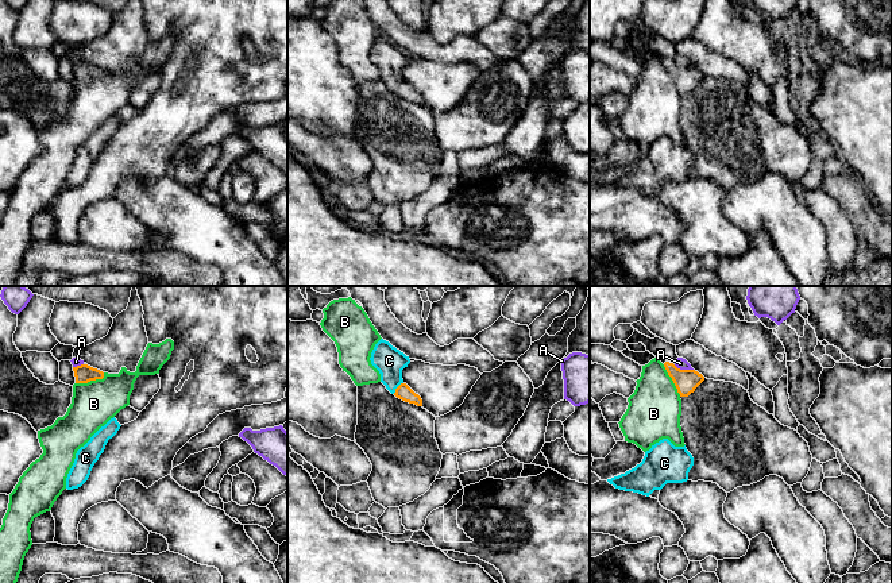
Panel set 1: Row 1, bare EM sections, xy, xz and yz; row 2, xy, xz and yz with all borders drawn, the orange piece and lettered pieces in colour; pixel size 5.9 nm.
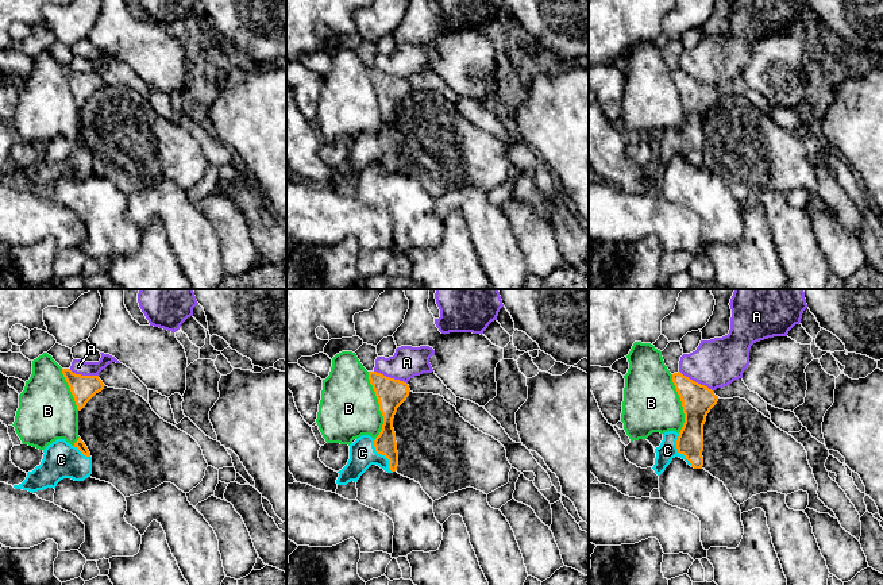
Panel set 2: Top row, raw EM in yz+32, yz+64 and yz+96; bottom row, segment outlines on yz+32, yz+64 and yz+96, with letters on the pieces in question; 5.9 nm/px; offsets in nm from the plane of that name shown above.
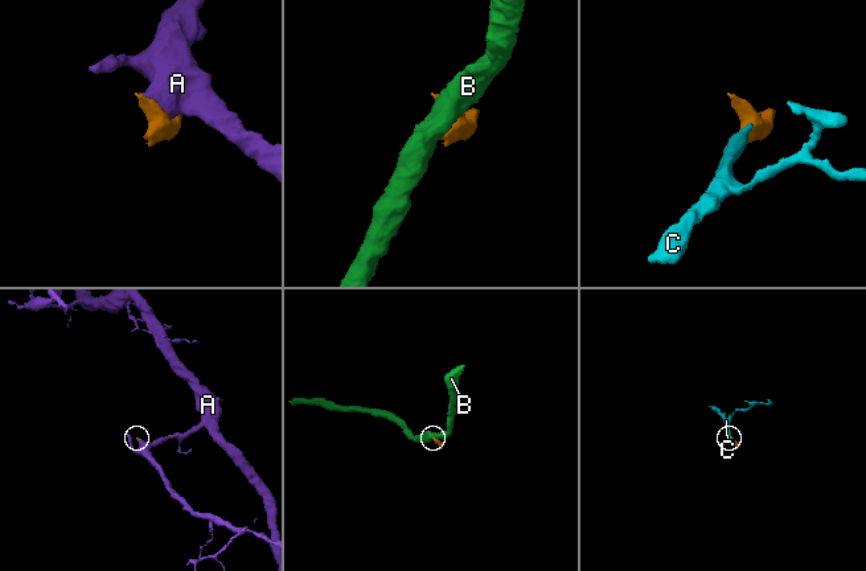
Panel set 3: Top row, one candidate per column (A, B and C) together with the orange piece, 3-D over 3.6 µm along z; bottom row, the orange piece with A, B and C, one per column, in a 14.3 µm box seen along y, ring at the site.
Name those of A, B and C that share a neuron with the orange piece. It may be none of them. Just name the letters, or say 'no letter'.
C

